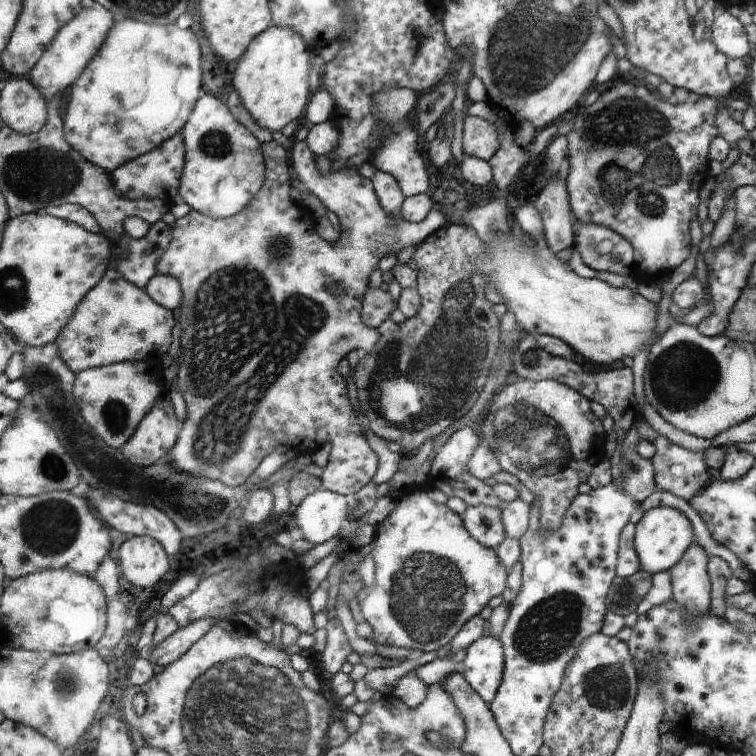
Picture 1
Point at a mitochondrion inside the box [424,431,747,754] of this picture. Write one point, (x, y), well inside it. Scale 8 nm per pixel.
(545, 632)

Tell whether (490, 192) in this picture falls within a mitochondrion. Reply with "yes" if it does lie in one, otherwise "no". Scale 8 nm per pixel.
no

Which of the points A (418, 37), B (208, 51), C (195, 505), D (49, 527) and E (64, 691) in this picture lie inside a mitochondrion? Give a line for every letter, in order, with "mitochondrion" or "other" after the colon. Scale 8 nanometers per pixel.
A: other
B: other
C: mitochondrion
D: mitochondrion
E: mitochondrion

